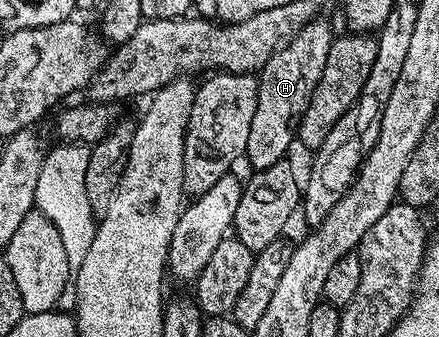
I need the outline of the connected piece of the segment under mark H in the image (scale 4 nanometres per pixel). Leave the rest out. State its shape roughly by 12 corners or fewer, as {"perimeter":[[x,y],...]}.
{"perimeter":[[315,19],[257,74],[245,160],[287,156],[335,30]]}

